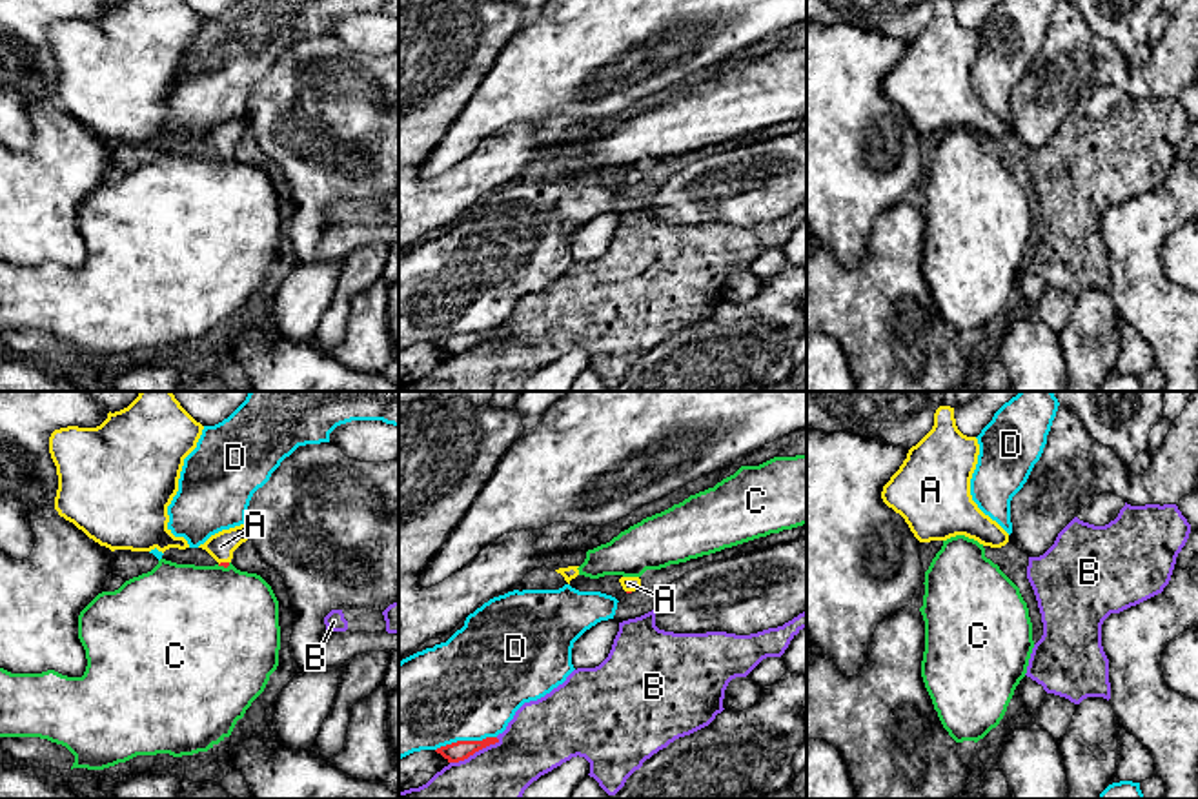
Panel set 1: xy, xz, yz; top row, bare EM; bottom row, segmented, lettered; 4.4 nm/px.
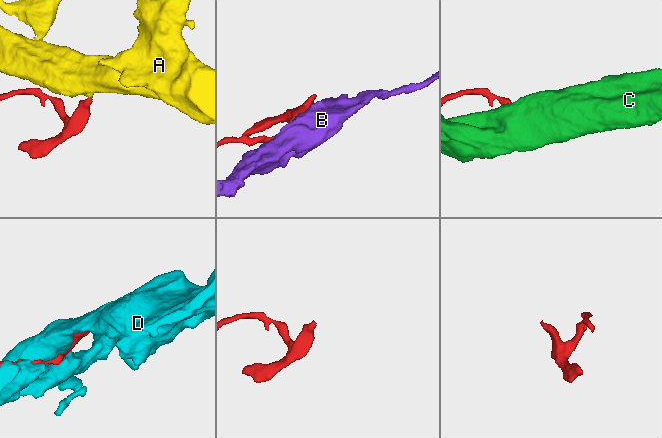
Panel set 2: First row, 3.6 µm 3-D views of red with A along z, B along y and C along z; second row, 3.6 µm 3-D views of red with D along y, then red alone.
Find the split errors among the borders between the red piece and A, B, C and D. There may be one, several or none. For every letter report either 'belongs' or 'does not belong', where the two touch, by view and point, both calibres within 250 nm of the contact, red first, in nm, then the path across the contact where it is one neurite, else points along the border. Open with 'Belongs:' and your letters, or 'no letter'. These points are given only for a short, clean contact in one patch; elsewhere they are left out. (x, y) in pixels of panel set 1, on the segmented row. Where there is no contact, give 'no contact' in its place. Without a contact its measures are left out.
Belongs: A
A: belongs; contact xy (223, 563); calibres 20 and 120 nm; way xy (224, 565), (223, 563), (221, 546)
B: does not belong; contact xz (474, 752); calibres 90 and 360 nm
C: does not belong; contact xy (223, 565); calibres 20 and 480 nm
D: does not belong; contact xz (465, 741); calibres 90 and 460 nm

